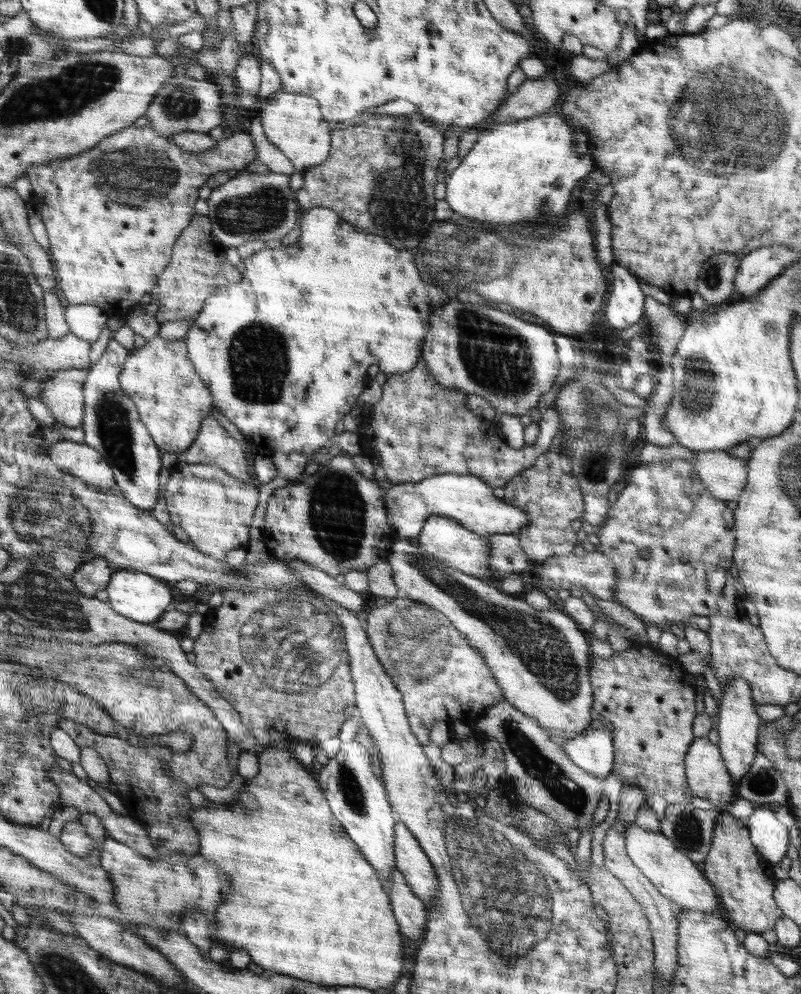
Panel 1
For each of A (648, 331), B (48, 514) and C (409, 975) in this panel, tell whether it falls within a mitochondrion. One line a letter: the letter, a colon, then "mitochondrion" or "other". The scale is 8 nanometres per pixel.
A: other
B: mitochondrion
C: other

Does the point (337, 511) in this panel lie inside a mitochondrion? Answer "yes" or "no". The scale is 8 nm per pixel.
yes

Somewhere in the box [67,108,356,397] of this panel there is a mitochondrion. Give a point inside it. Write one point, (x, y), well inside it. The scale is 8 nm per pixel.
(135, 177)

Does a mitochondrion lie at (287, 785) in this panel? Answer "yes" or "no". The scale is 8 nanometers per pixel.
no

